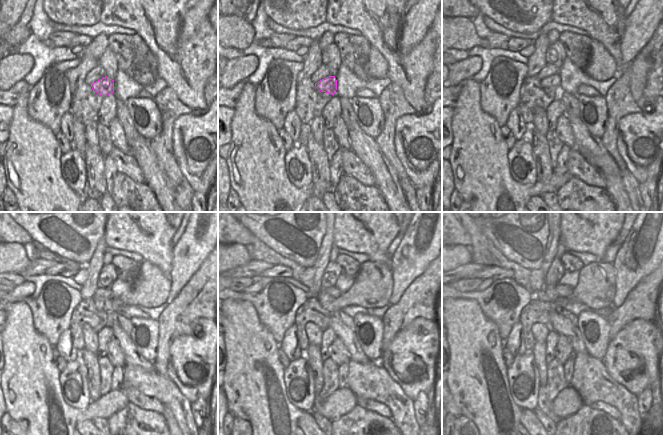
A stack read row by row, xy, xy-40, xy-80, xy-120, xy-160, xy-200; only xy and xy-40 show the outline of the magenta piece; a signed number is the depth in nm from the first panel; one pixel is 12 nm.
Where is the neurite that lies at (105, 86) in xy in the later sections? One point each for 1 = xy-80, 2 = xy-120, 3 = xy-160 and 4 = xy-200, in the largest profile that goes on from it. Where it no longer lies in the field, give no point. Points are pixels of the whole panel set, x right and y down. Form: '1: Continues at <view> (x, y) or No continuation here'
1: Continues at xy-80 (554, 81)
2: Continues at xy-120 (101, 303)
3: Continues at xy-160 (327, 302)
4: Continues at xy-200 (549, 290)

